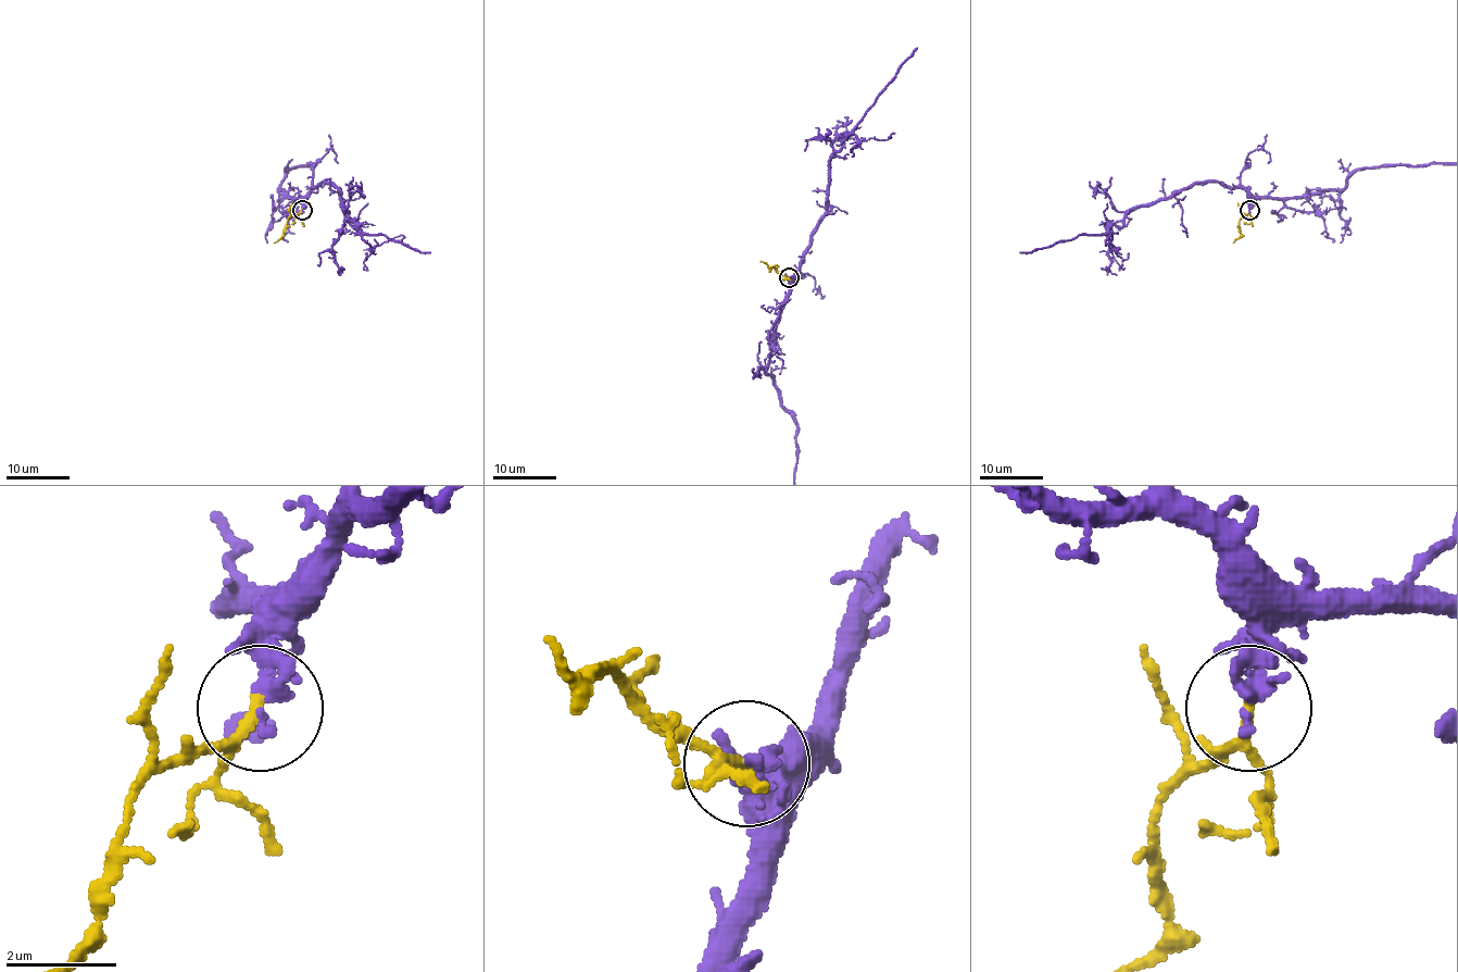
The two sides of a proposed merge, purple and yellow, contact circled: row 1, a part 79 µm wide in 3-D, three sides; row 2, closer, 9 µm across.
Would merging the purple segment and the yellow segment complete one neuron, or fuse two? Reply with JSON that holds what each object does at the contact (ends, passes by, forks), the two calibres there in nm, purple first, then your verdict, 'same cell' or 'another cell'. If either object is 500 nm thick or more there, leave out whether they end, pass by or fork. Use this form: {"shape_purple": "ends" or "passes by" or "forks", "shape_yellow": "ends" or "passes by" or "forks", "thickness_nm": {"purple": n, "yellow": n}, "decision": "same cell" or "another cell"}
{"shape_purple": "ends", "shape_yellow": "passes by", "thickness_nm": {"purple": 280, "yellow": 160}, "decision": "same cell"}

